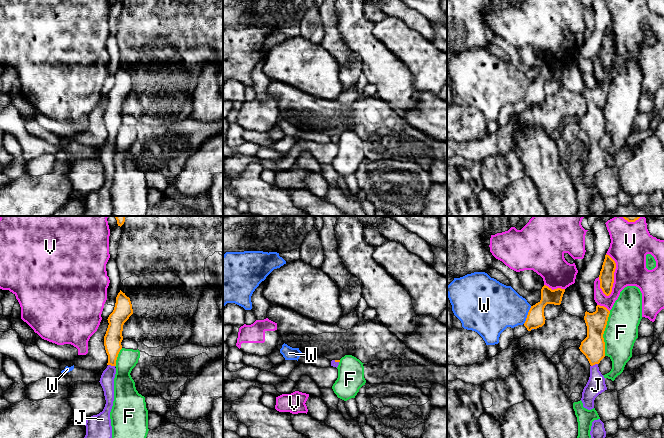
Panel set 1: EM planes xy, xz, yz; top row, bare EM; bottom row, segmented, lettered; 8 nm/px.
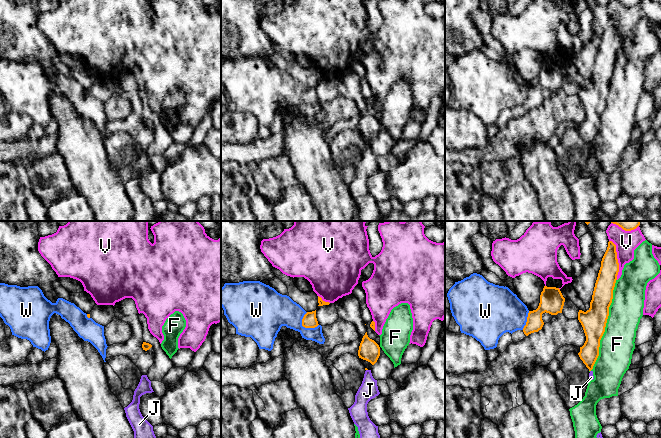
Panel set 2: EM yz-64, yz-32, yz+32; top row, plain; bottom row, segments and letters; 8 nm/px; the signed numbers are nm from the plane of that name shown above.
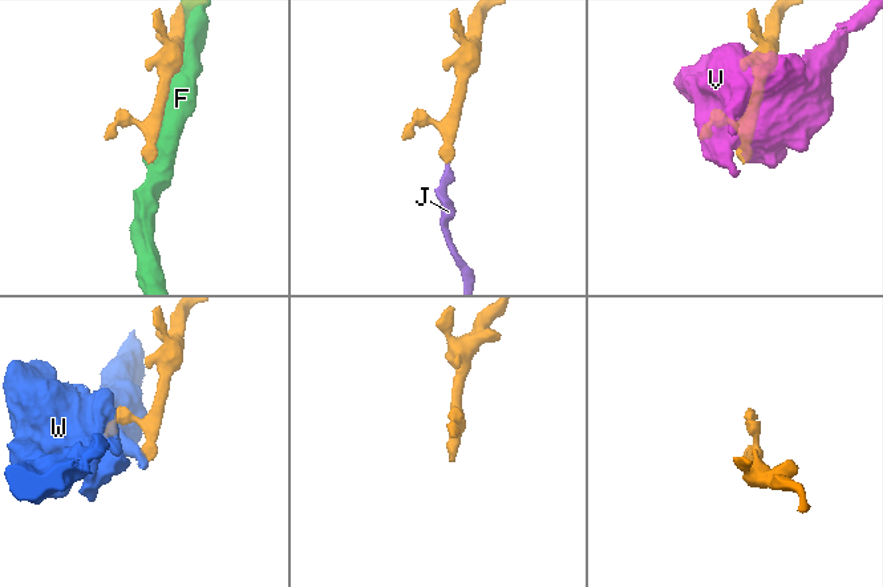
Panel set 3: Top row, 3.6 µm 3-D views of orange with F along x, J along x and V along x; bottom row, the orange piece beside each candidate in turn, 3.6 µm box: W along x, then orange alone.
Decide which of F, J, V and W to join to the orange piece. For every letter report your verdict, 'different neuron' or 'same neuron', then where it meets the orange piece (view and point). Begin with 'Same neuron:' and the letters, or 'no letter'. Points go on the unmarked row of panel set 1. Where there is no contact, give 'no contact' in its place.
Same neuron: J
F: different neuron; contact yz (603, 109)
J: same neuron; contact xy (111, 141)
V: different neuron; contact yz (613, 51)
W: different neuron; contact yz (527, 91)

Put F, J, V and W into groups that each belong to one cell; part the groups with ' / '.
F / J / V / W

